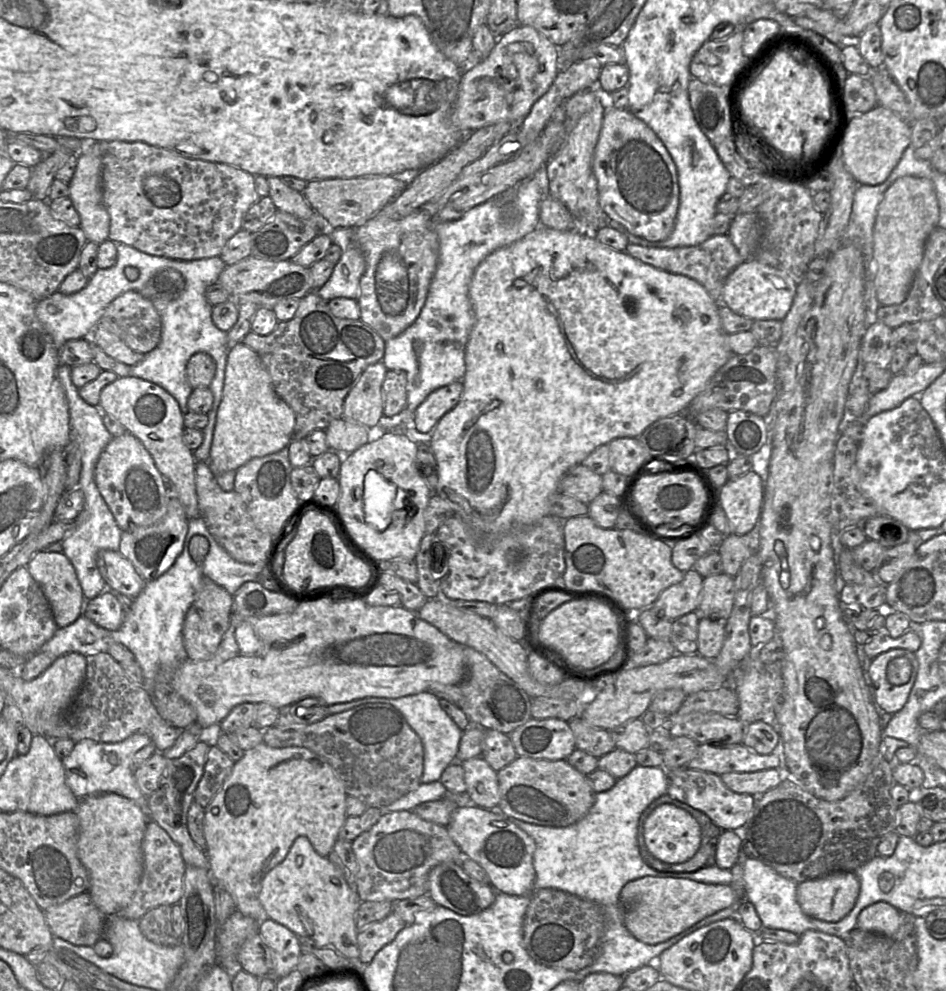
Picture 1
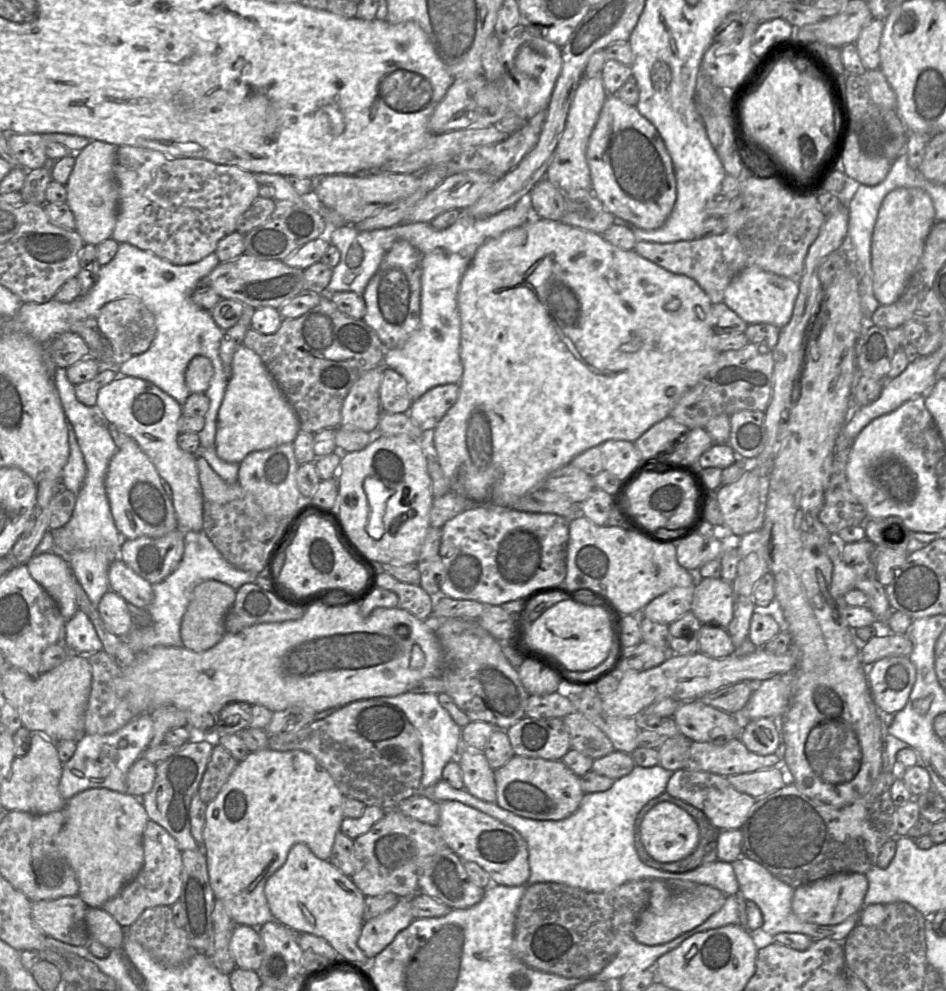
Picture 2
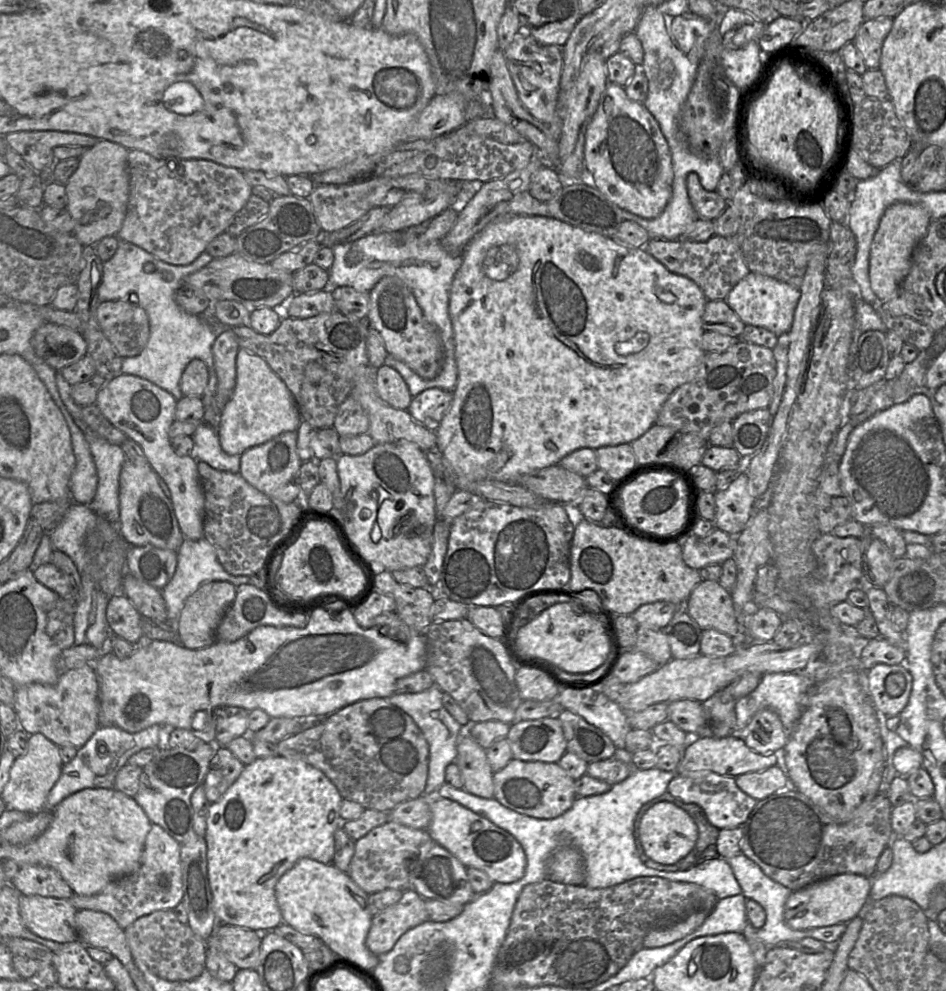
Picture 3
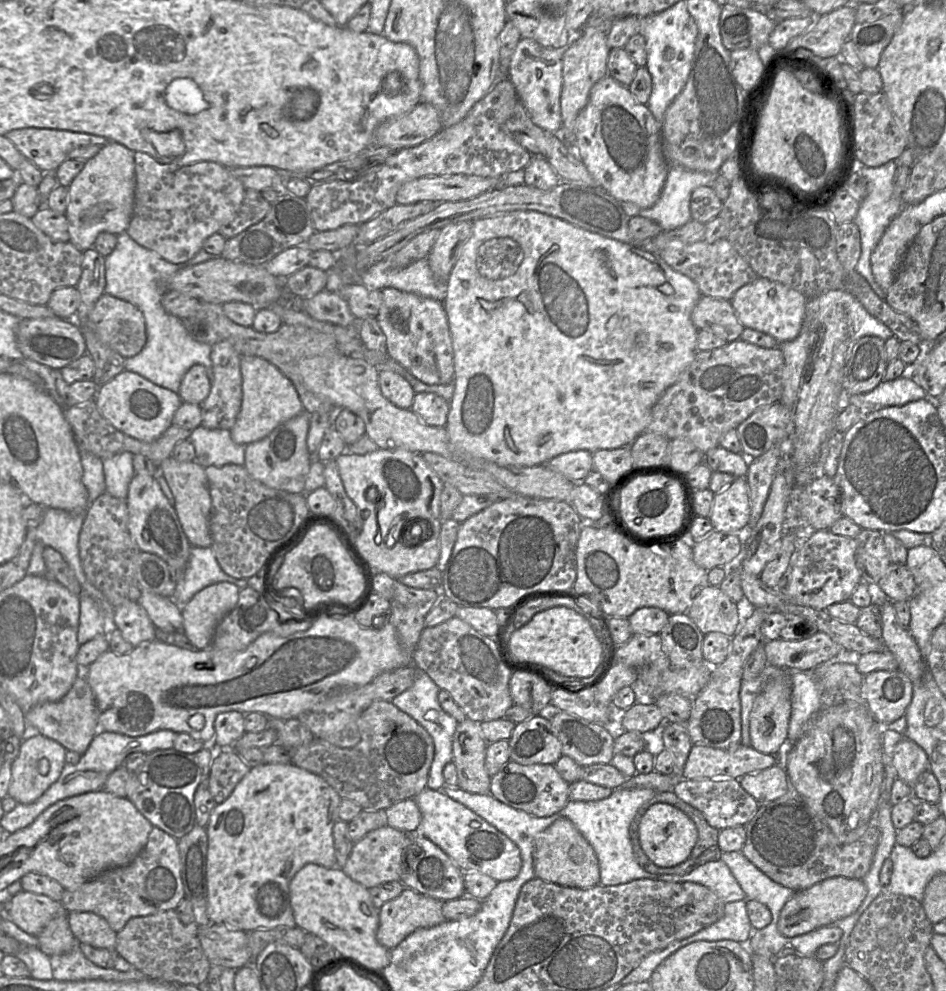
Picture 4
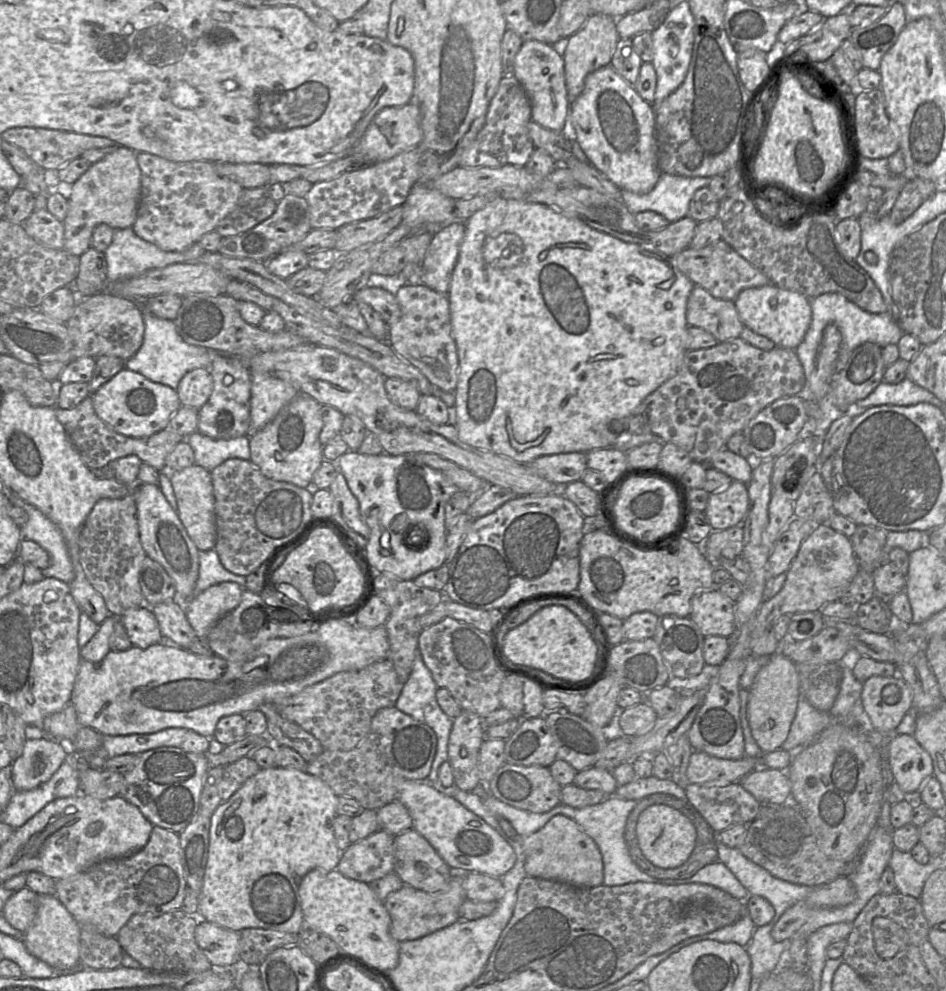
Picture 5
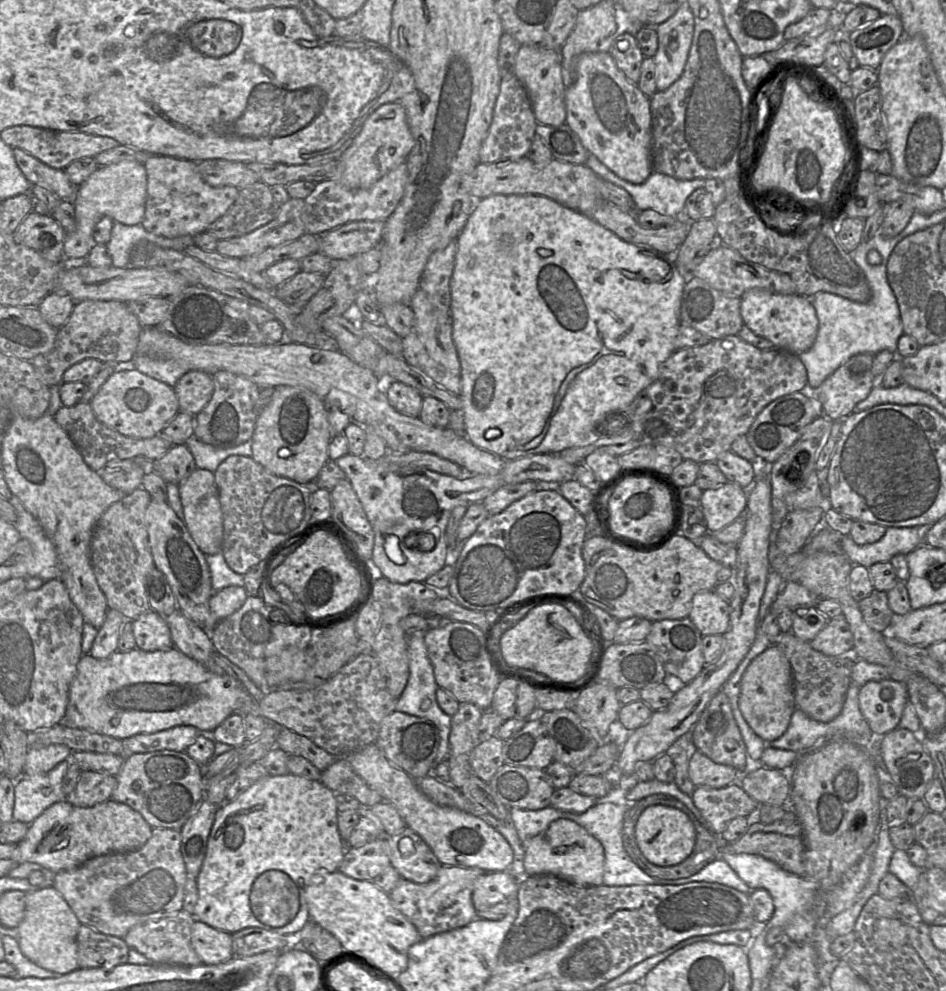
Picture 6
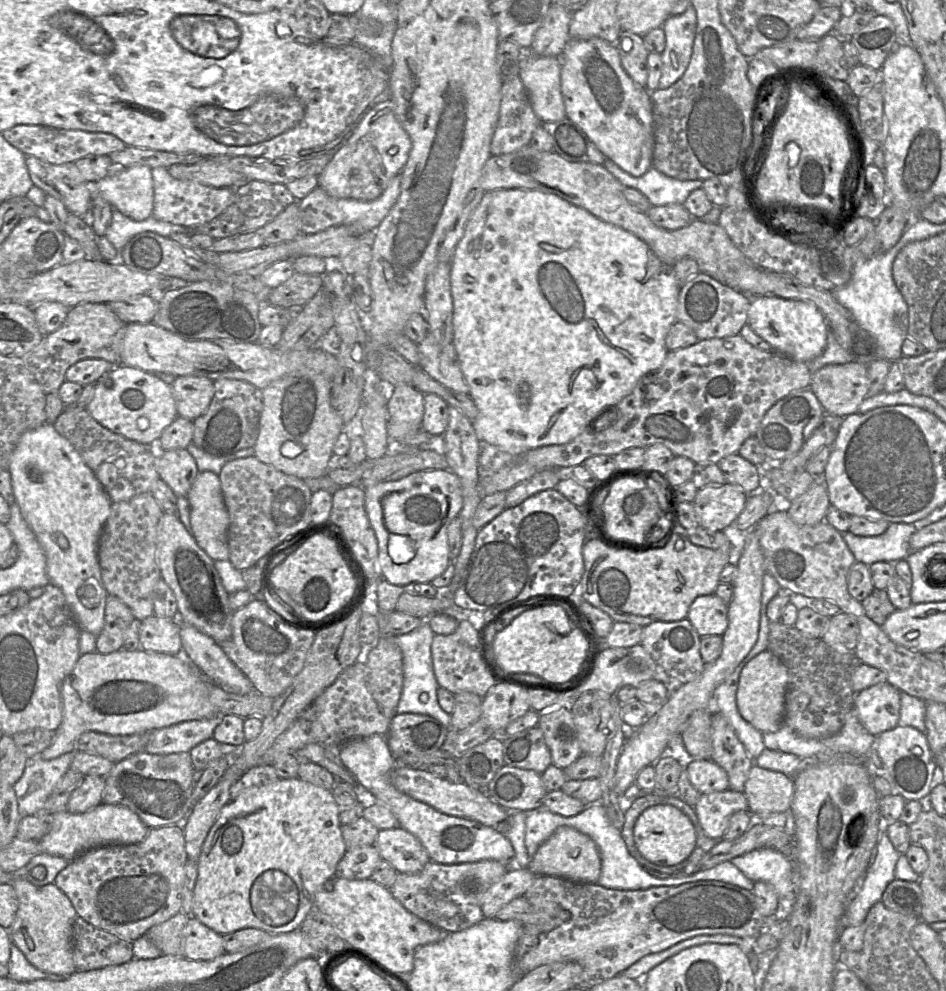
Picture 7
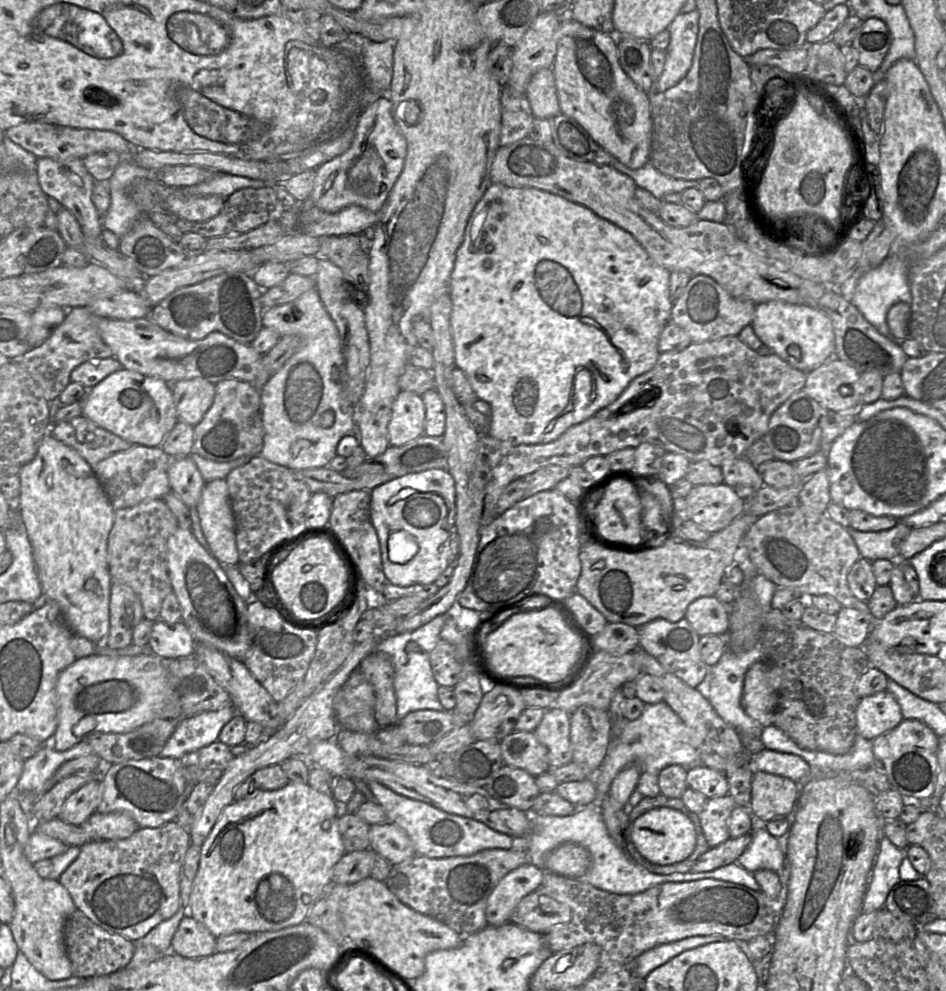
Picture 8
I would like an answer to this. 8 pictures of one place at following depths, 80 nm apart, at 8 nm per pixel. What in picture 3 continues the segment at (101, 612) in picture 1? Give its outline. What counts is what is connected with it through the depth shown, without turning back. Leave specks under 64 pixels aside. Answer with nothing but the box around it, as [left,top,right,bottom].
[106,594,143,644]

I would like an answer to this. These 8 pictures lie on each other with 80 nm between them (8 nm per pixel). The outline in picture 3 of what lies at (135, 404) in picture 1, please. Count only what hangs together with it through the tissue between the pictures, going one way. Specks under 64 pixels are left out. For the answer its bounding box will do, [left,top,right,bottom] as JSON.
[95,373,205,539]

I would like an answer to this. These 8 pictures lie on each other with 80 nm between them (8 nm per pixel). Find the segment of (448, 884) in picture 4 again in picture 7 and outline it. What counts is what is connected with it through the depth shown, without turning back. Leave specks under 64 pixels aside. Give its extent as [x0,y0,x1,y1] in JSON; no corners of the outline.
[374,827,431,873]

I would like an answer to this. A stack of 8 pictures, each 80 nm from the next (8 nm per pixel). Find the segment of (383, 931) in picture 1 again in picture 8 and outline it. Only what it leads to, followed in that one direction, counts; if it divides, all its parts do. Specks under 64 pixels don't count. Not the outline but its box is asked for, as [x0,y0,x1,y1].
[384,849,528,936]

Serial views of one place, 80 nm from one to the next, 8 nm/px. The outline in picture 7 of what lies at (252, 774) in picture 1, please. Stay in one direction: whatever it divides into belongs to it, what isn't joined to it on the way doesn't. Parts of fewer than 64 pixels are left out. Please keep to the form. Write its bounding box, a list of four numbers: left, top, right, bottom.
[192,779,346,935]

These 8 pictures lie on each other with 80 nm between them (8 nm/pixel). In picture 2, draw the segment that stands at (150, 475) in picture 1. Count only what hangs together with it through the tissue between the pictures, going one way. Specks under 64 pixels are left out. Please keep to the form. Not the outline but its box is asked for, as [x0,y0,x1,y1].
[105,441,179,539]

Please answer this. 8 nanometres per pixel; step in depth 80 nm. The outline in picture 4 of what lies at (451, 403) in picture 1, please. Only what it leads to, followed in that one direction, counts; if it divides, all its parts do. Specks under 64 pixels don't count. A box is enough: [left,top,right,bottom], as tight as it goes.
[411,392,450,427]

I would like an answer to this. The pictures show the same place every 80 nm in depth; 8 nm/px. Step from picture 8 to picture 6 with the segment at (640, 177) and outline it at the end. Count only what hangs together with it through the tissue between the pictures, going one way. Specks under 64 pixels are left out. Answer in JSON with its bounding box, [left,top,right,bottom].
[585,154,705,218]

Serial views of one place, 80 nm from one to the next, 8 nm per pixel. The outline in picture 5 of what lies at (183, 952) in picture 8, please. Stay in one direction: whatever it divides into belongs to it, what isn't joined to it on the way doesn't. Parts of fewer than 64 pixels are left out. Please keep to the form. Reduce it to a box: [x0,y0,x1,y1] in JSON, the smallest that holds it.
[195,920,240,967]

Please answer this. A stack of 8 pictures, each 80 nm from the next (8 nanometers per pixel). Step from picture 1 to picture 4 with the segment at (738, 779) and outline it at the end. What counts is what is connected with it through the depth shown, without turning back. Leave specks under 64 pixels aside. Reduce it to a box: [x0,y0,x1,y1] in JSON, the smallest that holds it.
[739,764,790,803]

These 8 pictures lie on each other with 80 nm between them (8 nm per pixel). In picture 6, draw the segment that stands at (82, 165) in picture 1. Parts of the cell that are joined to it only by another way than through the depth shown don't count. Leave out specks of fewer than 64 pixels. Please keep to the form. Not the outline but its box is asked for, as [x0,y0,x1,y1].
[63,160,147,263]

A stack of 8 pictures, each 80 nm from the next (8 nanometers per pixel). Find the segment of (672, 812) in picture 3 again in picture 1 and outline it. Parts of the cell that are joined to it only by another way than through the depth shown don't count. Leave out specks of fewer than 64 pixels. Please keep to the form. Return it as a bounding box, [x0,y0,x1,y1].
[643,803,701,864]

